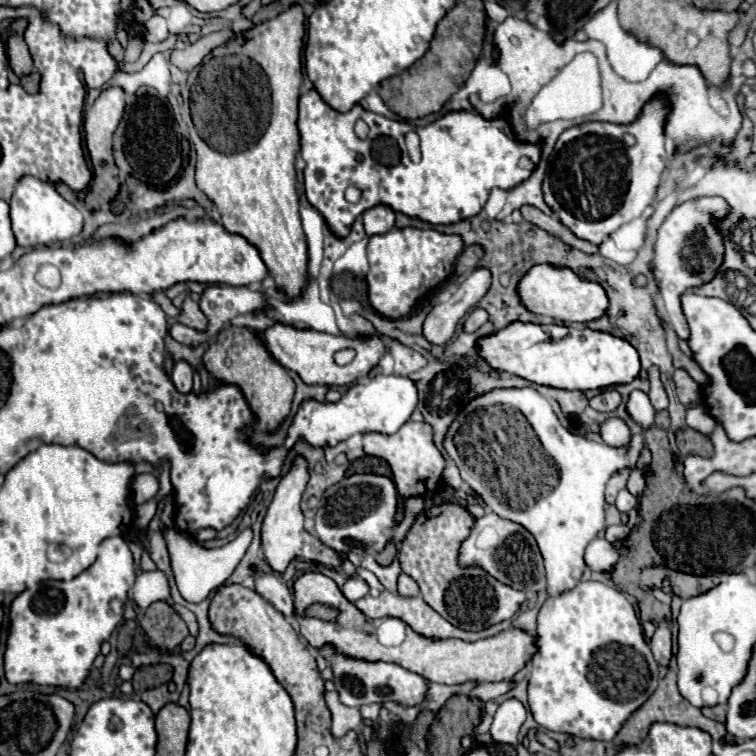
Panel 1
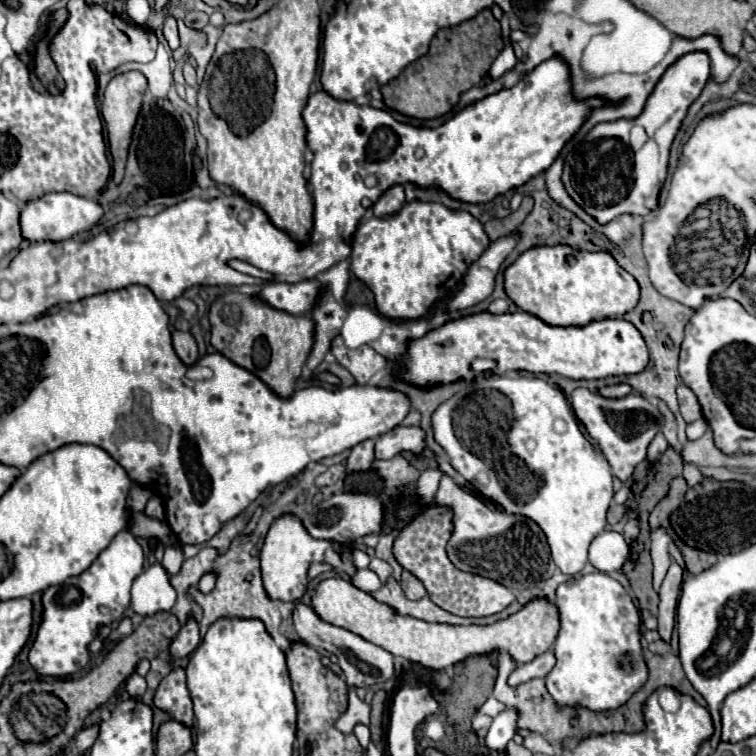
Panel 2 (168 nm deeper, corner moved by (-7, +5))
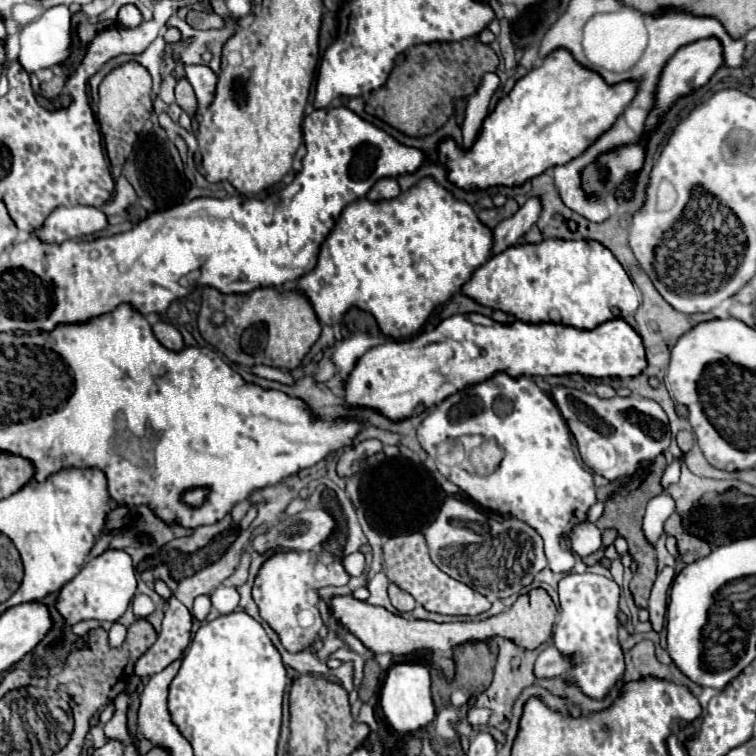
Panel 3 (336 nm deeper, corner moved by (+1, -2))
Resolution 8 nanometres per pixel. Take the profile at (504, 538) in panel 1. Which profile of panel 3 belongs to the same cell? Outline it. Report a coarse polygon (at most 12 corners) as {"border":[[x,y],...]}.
{"border":[[455,497],[425,529],[441,571],[489,601],[547,567],[543,539]]}

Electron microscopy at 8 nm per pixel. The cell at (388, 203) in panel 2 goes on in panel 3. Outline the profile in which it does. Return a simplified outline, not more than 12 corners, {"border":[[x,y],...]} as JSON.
{"border":[[387,177],[371,187],[367,199],[393,199],[401,193],[397,179]]}

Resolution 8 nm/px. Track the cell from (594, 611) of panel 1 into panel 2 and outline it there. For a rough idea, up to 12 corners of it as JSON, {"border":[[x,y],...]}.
{"border":[[609,574],[561,584],[557,708],[607,712],[649,680]]}

